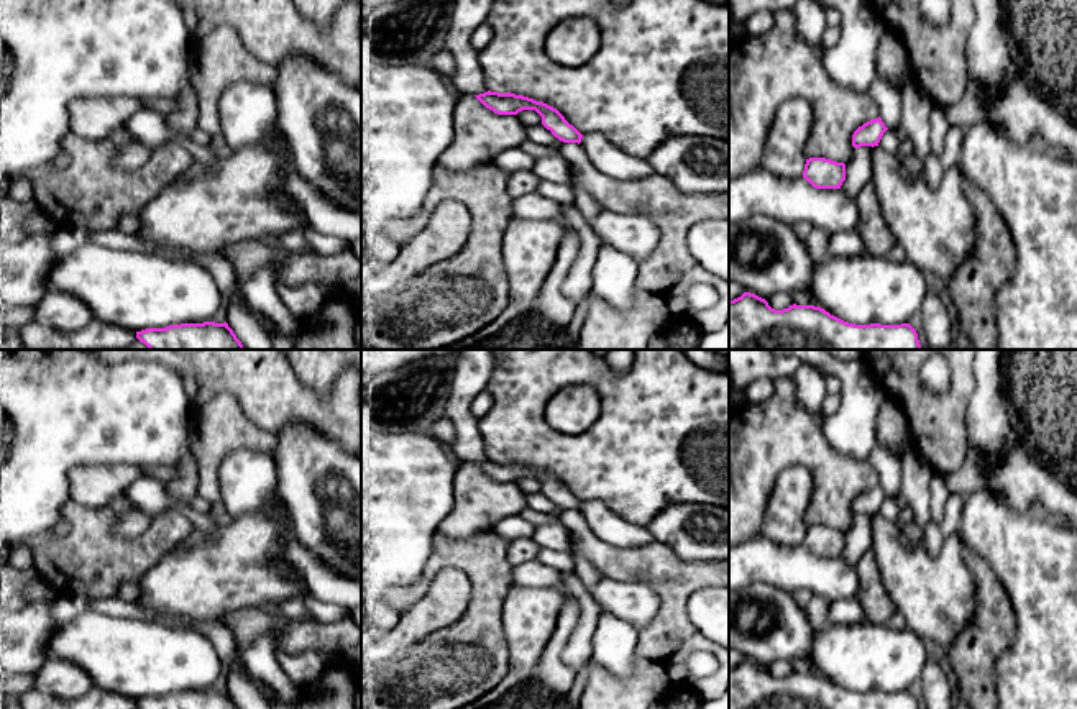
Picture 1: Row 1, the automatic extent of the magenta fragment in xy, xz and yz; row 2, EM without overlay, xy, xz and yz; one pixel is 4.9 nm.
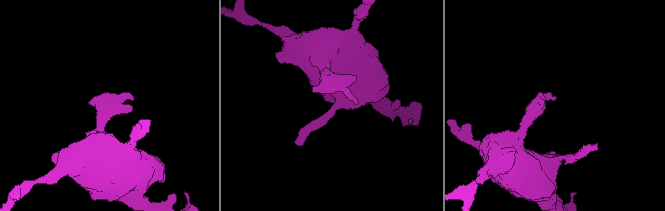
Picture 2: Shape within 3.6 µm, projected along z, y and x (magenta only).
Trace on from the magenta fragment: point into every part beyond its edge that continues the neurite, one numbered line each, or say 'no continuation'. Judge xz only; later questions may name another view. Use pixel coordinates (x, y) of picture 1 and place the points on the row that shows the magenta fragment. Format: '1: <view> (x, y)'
no continuation

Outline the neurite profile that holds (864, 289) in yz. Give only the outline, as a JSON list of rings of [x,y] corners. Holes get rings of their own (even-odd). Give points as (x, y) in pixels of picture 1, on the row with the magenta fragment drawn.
[[[868,253],[816,263],[811,295],[831,315],[855,325],[901,325],[921,310],[924,271]]]

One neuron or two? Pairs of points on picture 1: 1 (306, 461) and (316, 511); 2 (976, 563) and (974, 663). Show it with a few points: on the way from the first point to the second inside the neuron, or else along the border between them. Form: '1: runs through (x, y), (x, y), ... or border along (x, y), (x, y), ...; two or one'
1: runs through (311, 473), (311, 493), (316, 499); one
2: runs through (987, 588), (985, 639); one

